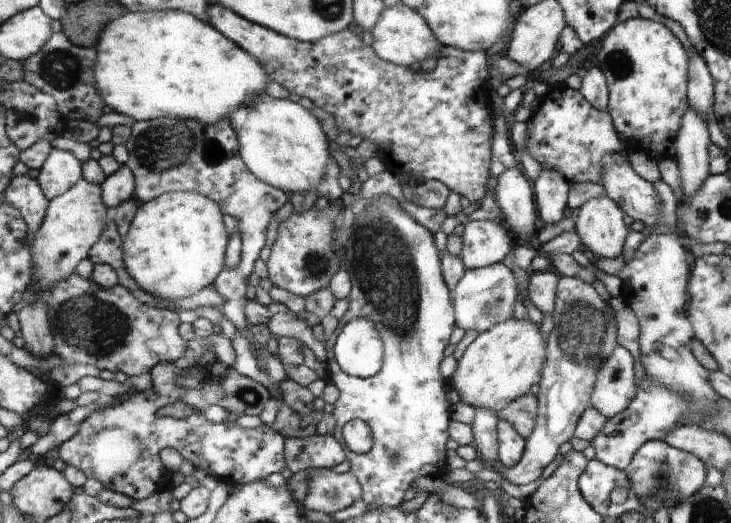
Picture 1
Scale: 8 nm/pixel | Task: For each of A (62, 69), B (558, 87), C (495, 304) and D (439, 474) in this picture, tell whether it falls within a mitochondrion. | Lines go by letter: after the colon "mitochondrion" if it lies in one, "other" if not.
A: mitochondrion
B: other
C: mitochondrion
D: other

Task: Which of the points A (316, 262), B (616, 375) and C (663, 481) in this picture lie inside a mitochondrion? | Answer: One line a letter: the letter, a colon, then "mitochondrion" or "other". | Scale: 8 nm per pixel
A: mitochondrion
B: mitochondrion
C: mitochondrion

